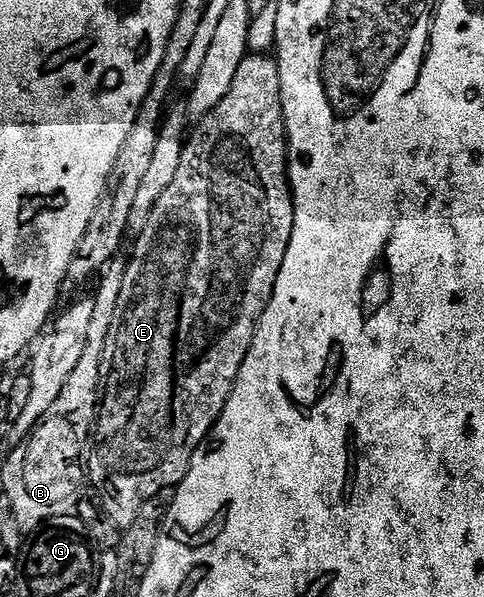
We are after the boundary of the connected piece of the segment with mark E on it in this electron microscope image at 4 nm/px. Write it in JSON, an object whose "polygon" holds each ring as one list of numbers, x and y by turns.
{"polygon":[[248,54,237,69,237,75,233,77,229,94,225,94,225,98,217,102,214,110,190,129,177,174,153,206,144,232,134,237,135,253,127,260,125,282,121,286,121,302,117,302,117,314,113,318,113,326,109,326,109,338,103,351,101,403,97,408,97,423,93,428,94,444,89,467,90,483,95,483,94,491,102,500,107,517,118,528,130,526,135,511,147,500,156,499,160,495,158,492,179,485,193,462,193,454,211,435,212,428,229,402,237,374,249,354,259,319,271,301,277,274,281,274,281,262,285,262,285,250,289,250,289,242,293,238,294,221,295,197,291,195,291,181,287,179,287,123,281,98,279,61,267,54]]}

